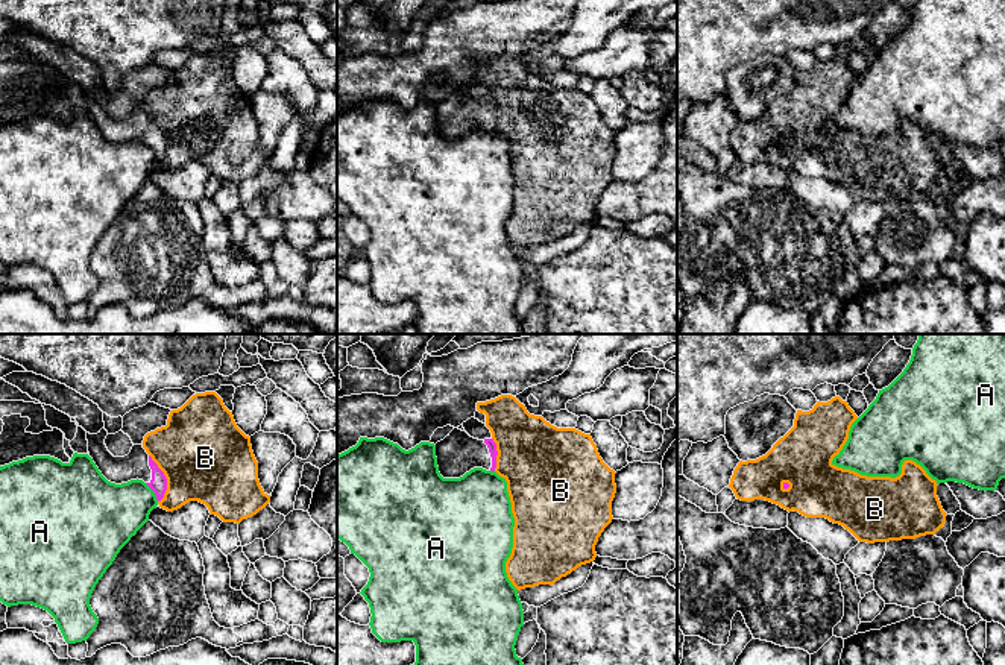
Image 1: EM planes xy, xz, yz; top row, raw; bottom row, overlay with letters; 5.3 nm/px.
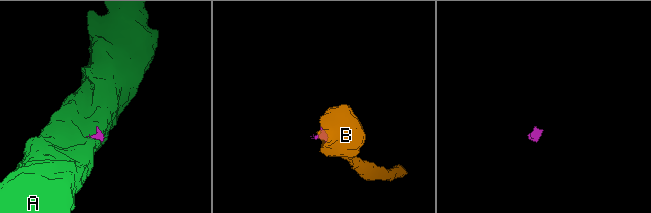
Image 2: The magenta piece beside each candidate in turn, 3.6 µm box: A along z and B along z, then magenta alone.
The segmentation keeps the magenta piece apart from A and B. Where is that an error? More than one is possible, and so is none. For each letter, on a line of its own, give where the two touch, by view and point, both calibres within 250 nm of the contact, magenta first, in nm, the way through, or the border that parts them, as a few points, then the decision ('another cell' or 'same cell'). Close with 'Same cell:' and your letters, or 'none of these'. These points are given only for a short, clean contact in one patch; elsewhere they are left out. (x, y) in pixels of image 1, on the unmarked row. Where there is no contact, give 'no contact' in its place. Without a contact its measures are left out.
A: meets magenta in xy at (154, 151); 90 nm thick on the magenta side, 320 nm on the other; border along xy (144, 143), (158, 160); another cell
B: meets magenta in xy at (166, 138); 90 nm thick on the magenta side, 480 nm on the other; border along xy (149, 114), (166, 138), (166, 152), (160, 161); another cell
Same cell: none of these

